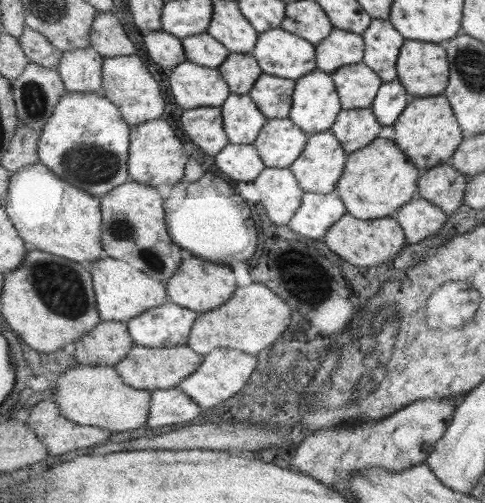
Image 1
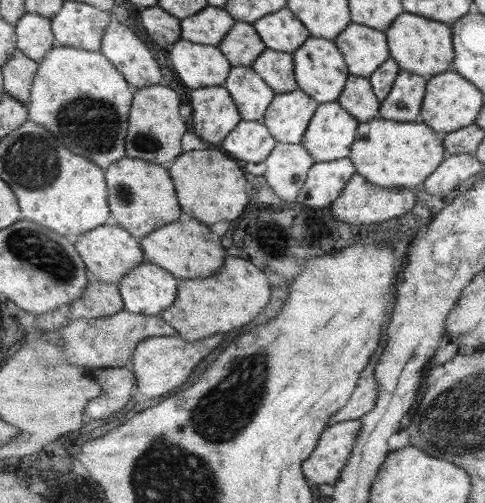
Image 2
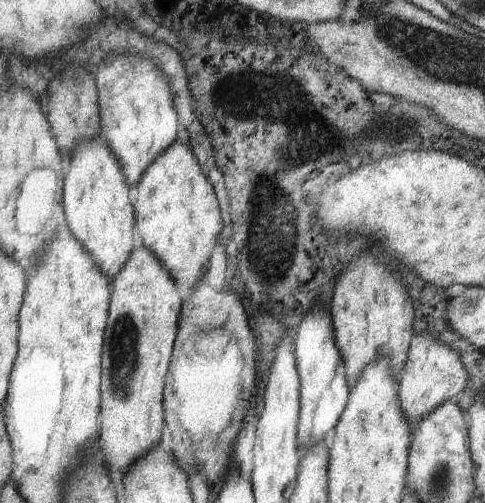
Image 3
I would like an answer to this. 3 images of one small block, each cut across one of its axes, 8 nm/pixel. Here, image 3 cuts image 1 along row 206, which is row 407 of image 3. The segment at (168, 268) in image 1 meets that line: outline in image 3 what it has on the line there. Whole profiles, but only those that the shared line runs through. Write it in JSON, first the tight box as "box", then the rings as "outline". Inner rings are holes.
{"box":[100,247,182,476],"outline":[[[149,247],[131,253],[123,270],[112,280],[110,317],[106,326],[106,341],[102,354],[102,414],[100,432],[102,452],[110,472],[119,470],[125,476],[134,464],[162,442],[165,428],[164,392],[178,337],[182,303],[177,286],[169,271],[159,262]]]}

